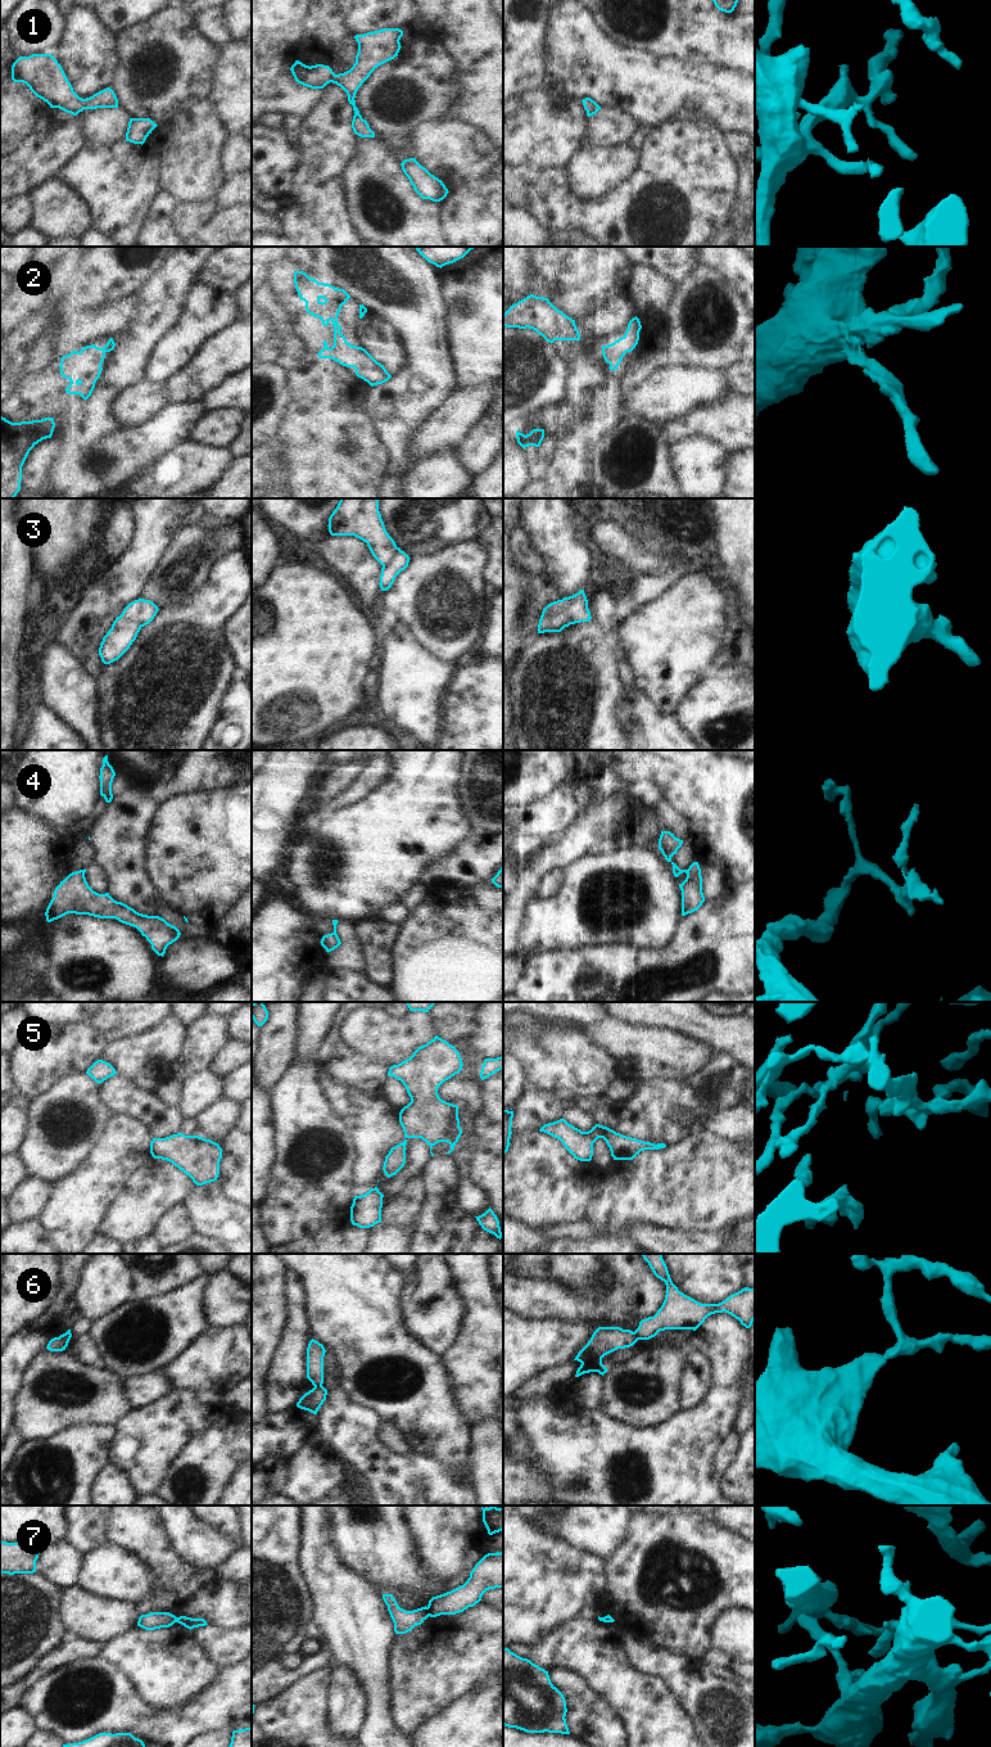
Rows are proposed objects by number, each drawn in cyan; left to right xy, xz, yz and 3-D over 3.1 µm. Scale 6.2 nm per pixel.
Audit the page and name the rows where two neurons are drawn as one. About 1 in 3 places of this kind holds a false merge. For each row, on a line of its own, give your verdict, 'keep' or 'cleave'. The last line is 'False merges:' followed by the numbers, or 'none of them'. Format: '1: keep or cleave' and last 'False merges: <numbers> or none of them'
1: keep
2: keep
3: keep
4: cleave
5: keep
6: cleave
7: cleave
False merges: 4, 6, 7

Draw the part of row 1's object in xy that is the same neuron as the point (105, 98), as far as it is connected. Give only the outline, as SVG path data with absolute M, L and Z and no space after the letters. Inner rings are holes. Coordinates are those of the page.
M51 54L19 57L12 66L12 80L26 83L50 108L59 108L73 116L83 109L118 108L118 99L110 87L90 98L80 98Z

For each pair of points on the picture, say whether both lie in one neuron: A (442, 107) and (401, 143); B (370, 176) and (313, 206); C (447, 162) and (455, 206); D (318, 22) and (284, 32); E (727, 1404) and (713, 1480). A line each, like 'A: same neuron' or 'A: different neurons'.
A: same neuron
B: different neurons
C: different neurons
D: different neurons
E: same neuron

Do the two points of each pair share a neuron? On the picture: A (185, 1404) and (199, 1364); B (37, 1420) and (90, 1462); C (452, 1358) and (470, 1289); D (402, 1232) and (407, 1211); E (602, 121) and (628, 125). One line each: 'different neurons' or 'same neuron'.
A: different neurons
B: different neurons
C: same neuron
D: different neurons
E: same neuron

